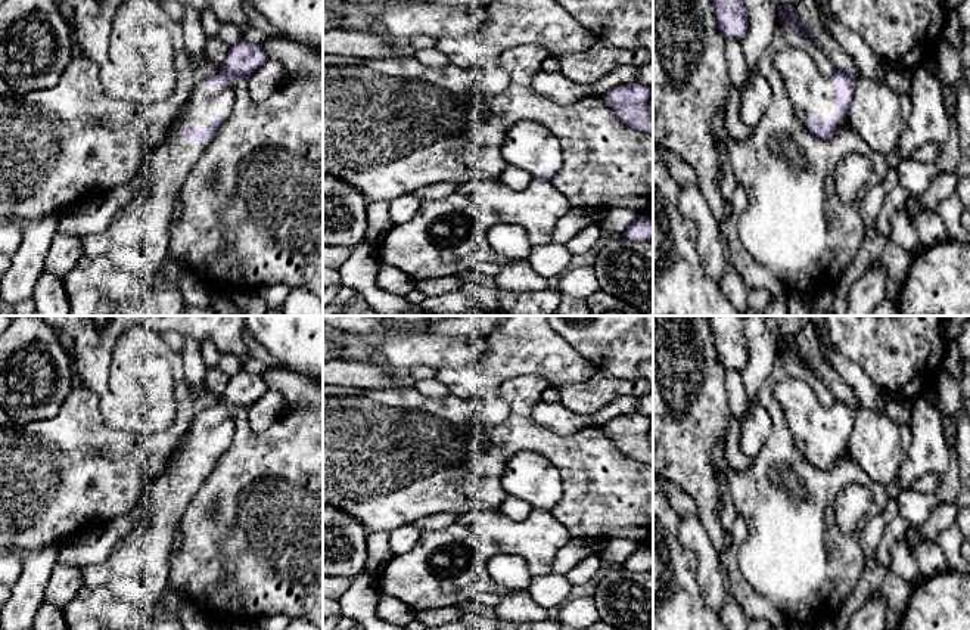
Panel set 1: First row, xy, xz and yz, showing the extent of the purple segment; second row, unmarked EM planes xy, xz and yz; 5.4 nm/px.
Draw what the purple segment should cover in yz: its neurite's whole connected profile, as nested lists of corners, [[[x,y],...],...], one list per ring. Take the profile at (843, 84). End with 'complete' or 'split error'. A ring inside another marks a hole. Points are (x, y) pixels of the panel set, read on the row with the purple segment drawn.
[[[784,47],[774,58],[795,114],[821,140],[828,140],[846,118],[855,78],[843,71],[824,77],[802,49]]]; split error

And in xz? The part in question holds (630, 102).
[[[635,81],[618,86],[601,97],[625,125],[653,134],[653,117],[649,114],[652,87]]]; complete

